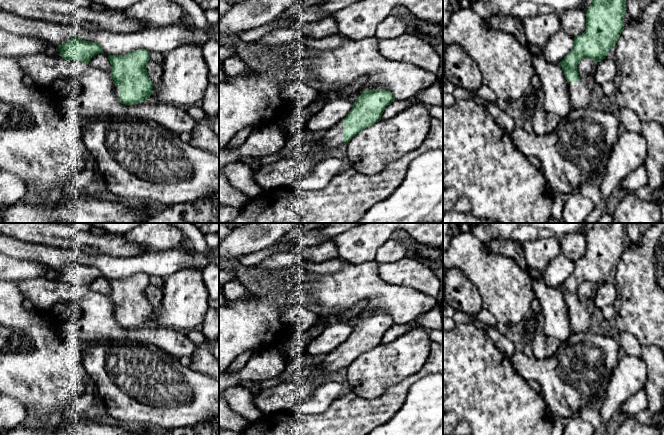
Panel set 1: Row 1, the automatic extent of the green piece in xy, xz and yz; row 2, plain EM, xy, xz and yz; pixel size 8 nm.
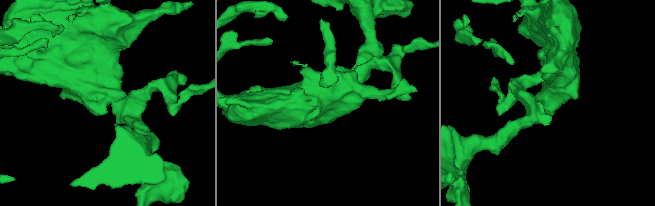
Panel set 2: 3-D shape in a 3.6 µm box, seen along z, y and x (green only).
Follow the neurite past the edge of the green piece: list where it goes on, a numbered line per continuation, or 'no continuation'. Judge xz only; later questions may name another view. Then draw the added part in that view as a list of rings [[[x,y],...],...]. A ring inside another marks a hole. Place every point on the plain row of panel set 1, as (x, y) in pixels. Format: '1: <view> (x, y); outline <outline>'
1: xz (334, 360); outline [[[341,344],[339,347],[326,354],[324,360],[316,366],[323,371],[323,376],[328,376],[340,369],[345,369],[344,345]]]

